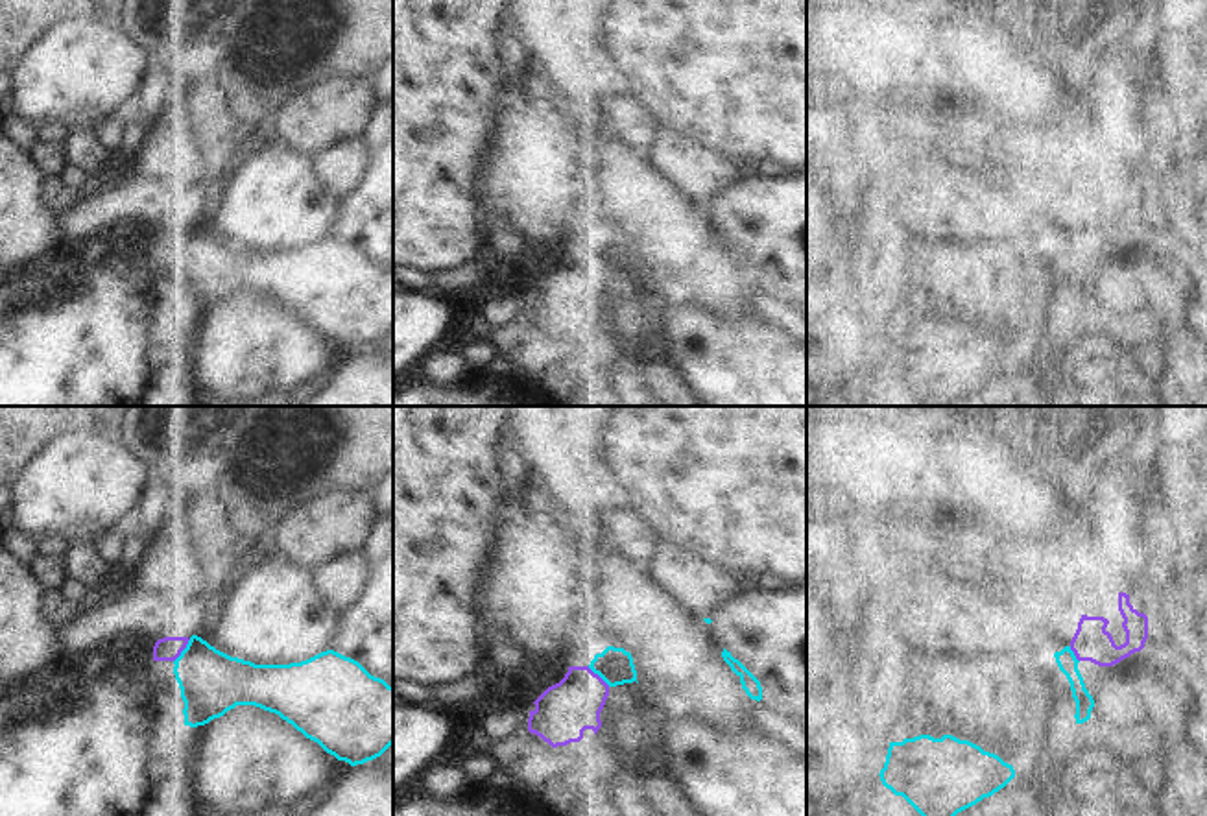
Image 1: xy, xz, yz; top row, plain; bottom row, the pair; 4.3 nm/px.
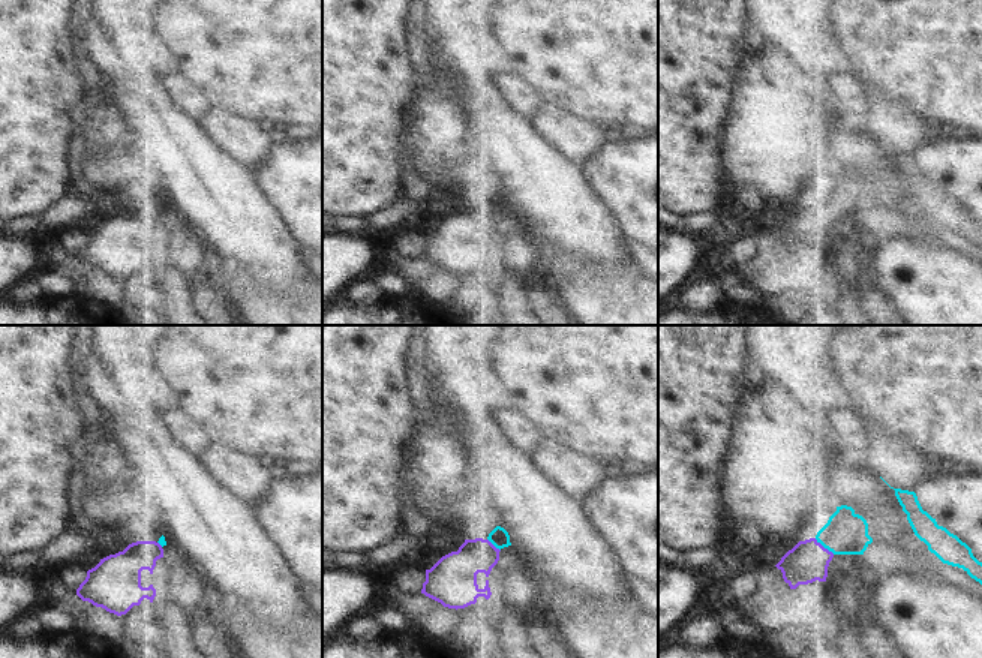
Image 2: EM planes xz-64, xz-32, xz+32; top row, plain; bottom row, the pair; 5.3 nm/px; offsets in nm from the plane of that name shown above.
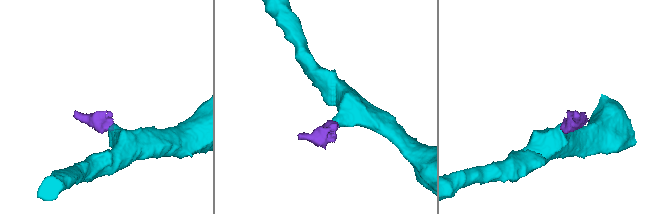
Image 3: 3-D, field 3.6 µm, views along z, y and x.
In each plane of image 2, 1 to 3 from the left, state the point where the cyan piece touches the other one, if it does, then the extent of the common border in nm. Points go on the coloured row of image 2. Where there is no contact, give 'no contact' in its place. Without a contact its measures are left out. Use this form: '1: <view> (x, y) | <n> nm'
1: xz-64 (159, 544) | 40 nm
2: xz-32 (492, 544) | 100 nm
3: xz+32 (823, 547) | 140 nm

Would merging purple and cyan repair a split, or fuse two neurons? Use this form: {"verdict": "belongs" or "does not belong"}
{"verdict": "belongs"}

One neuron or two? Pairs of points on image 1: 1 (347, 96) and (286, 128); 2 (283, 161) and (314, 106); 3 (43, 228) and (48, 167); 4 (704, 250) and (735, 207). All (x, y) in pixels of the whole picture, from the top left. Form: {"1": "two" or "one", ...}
{"1": "one", "2": "two", "3": "two", "4": "two"}

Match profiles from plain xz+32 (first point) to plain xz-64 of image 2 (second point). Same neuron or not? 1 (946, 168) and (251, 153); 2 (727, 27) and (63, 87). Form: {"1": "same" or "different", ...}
{"1": "different", "2": "same"}

